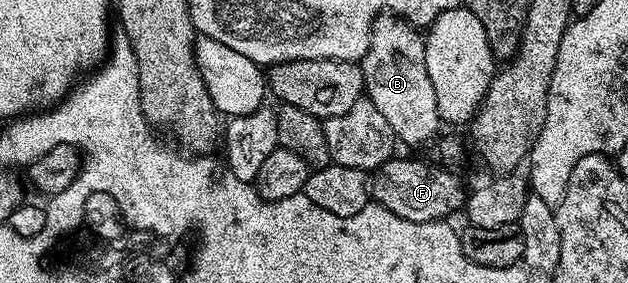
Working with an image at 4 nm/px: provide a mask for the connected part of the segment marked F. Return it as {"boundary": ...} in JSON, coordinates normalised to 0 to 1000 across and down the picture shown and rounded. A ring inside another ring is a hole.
{"boundary":[[[624,551],[613,580],[597,590],[588,629],[588,686],[602,724],[619,735],[632,763],[659,784],[697,784],[717,774],[739,739],[737,643],[704,583],[685,587],[667,558]]]}

